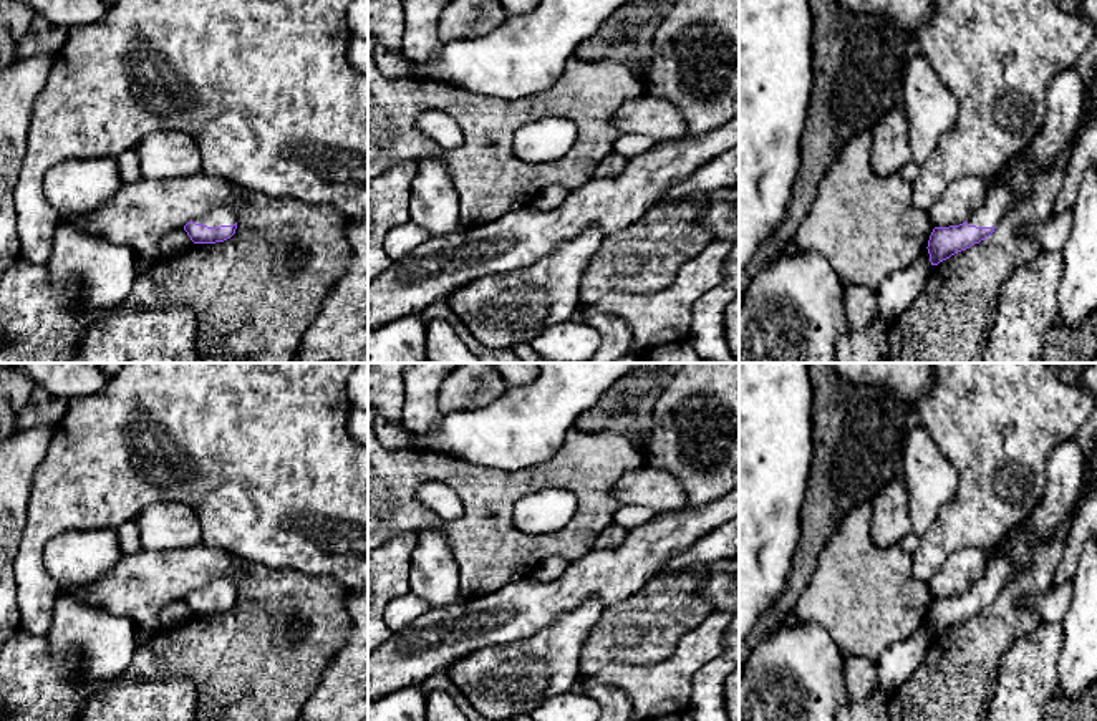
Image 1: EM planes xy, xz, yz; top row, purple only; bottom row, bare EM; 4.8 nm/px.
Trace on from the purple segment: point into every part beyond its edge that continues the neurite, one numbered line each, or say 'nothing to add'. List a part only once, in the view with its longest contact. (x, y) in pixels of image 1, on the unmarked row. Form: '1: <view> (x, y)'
1: xy (221, 587)

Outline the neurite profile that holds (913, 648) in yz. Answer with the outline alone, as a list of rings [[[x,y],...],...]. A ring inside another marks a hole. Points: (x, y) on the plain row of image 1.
[[[925,620],[910,638],[885,650],[877,661],[878,688],[885,696],[892,694],[915,673],[925,658],[930,638],[930,625]]]

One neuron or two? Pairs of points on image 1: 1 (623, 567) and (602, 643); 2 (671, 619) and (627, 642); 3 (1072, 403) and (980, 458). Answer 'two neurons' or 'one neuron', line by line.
1: two neurons
2: one neuron
3: one neuron

